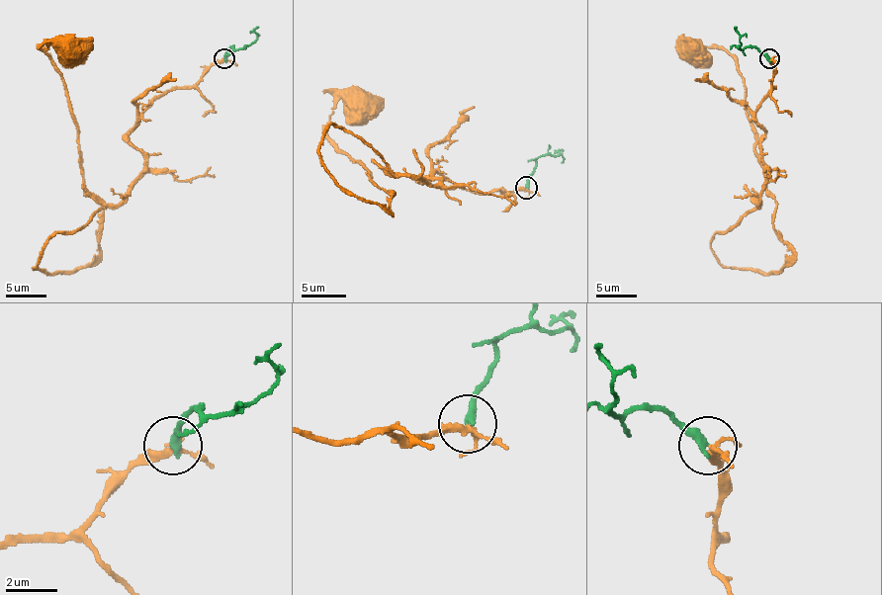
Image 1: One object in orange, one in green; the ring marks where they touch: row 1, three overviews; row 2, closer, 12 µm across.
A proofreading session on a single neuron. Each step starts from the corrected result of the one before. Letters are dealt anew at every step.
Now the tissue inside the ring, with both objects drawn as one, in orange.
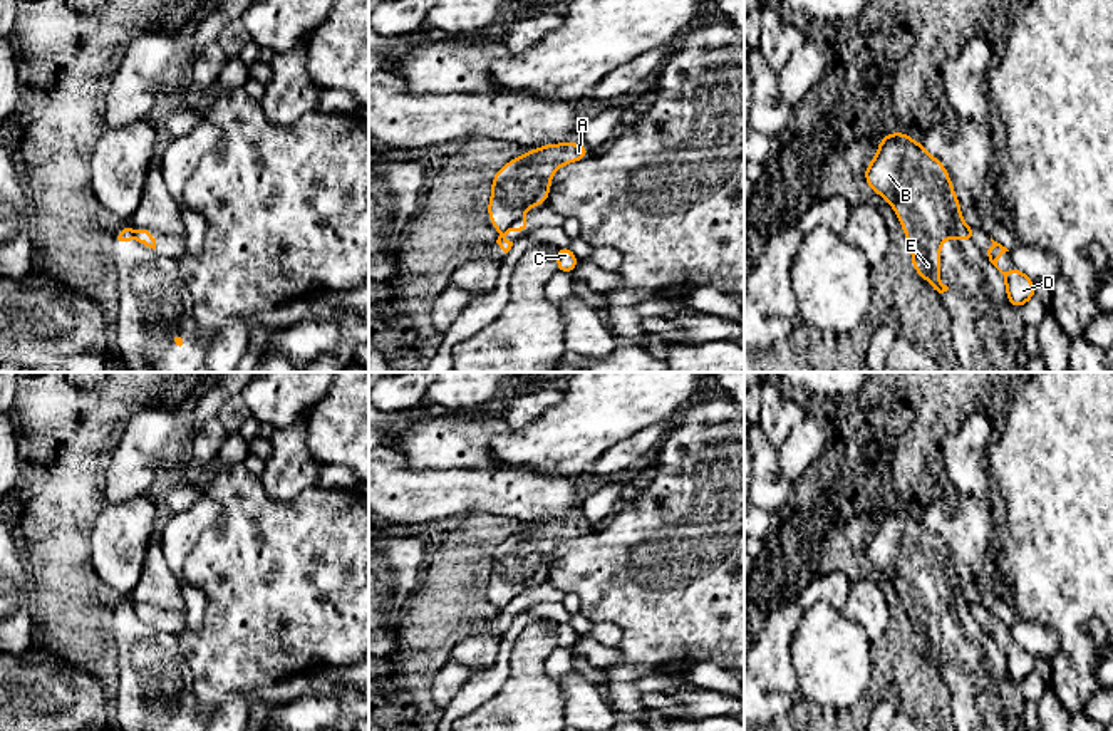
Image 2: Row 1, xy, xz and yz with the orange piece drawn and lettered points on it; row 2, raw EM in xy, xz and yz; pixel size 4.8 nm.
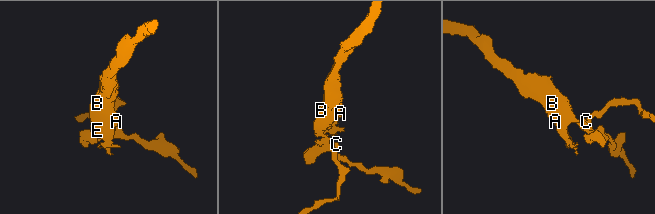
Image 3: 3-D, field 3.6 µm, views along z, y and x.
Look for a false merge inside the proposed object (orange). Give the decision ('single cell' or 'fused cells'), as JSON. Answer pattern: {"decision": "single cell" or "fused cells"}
{"decision": "fused cells"}

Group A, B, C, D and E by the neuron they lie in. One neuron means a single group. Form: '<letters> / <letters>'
A B E / C D

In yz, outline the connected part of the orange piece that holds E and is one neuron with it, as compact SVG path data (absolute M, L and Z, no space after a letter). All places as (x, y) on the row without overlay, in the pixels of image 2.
M890 508L878 518L863 553L893 582L912 625L914 645L939 669L947 667L939 654L940 619L945 614L969 615L971 602L960 594L944 540L922 518Z

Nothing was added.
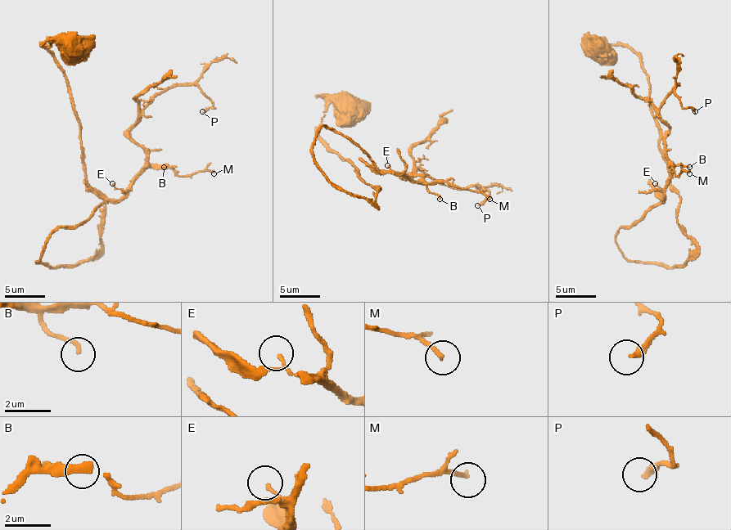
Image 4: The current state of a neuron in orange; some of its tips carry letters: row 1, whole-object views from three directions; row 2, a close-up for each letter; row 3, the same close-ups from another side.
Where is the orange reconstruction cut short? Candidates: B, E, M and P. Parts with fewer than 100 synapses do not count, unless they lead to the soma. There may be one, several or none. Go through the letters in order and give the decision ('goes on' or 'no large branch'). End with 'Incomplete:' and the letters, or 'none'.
B: no large branch
E: no large branch
M: no large branch
P: no large branch
Incomplete: none

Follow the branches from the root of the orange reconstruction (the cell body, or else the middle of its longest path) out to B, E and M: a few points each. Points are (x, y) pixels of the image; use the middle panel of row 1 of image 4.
B: (354, 113), (329, 103), (319, 137), (380, 187), (376, 205), (331, 183), (311, 149), (323, 125), (439, 199)
E: (354, 113), (329, 103), (319, 137), (380, 187), (376, 205), (318, 165), (323, 125), (387, 165)
M: (354, 113), (329, 103), (319, 137), (376, 205), (336, 187), (323, 125), (380, 171), (489, 199)

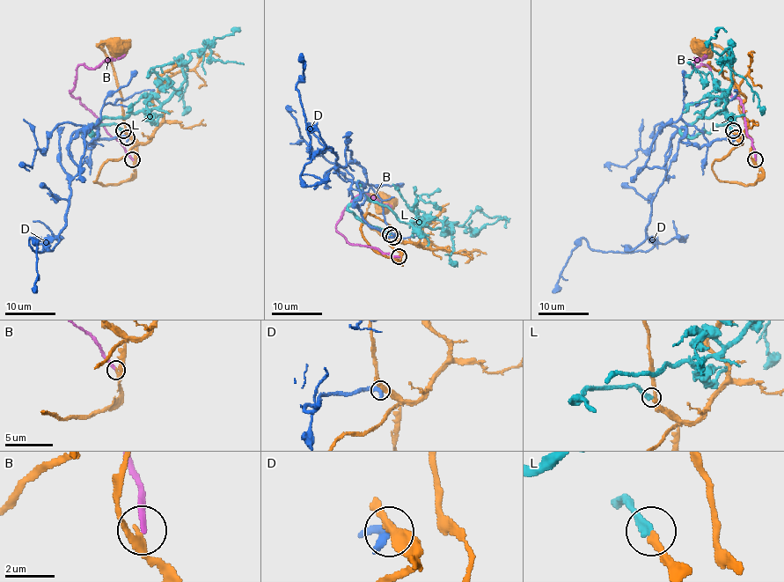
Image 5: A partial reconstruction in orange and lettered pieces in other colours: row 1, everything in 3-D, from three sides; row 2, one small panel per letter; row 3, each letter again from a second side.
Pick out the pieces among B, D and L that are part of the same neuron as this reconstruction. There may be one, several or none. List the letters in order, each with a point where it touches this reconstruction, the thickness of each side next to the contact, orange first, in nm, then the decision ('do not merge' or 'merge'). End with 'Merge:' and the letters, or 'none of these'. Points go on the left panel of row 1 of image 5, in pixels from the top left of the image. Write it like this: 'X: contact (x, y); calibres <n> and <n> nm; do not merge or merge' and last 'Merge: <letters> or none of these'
B: contact (132, 159); calibres 220 and 240 nm; do not merge
D: contact (127, 137); calibres 280 and 400 nm; do not merge
L: contact (123, 130); calibres 280 and 280 nm; merge
Merge: L

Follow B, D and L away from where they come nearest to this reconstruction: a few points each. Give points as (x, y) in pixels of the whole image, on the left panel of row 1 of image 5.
B: (133, 160), (127, 150), (69, 92), (74, 87), (76, 69), (80, 64), (91, 69), (125, 55)
D: (127, 137), (94, 143), (96, 126), (72, 140), (79, 173), (66, 225), (51, 250), (29, 244), (33, 292)
L: (122, 129), (81, 132), (92, 137), (101, 119), (159, 107), (192, 52), (239, 32)

